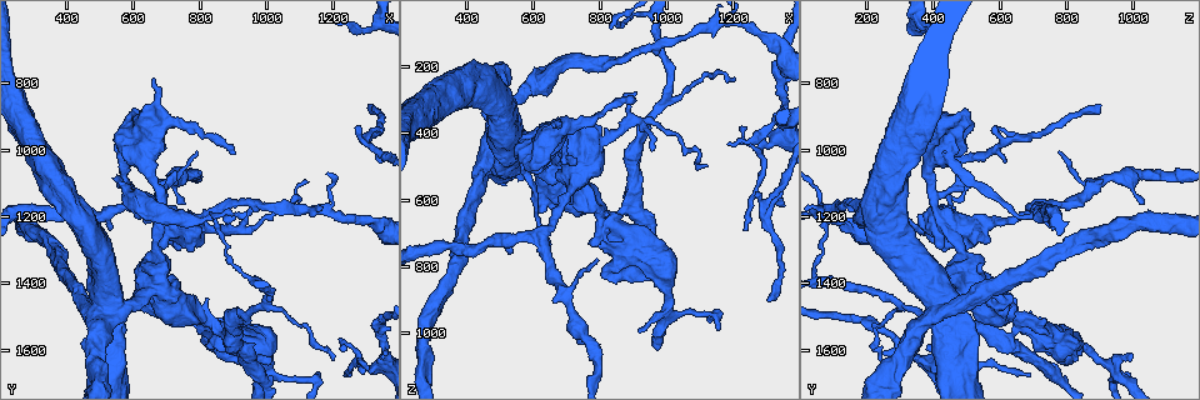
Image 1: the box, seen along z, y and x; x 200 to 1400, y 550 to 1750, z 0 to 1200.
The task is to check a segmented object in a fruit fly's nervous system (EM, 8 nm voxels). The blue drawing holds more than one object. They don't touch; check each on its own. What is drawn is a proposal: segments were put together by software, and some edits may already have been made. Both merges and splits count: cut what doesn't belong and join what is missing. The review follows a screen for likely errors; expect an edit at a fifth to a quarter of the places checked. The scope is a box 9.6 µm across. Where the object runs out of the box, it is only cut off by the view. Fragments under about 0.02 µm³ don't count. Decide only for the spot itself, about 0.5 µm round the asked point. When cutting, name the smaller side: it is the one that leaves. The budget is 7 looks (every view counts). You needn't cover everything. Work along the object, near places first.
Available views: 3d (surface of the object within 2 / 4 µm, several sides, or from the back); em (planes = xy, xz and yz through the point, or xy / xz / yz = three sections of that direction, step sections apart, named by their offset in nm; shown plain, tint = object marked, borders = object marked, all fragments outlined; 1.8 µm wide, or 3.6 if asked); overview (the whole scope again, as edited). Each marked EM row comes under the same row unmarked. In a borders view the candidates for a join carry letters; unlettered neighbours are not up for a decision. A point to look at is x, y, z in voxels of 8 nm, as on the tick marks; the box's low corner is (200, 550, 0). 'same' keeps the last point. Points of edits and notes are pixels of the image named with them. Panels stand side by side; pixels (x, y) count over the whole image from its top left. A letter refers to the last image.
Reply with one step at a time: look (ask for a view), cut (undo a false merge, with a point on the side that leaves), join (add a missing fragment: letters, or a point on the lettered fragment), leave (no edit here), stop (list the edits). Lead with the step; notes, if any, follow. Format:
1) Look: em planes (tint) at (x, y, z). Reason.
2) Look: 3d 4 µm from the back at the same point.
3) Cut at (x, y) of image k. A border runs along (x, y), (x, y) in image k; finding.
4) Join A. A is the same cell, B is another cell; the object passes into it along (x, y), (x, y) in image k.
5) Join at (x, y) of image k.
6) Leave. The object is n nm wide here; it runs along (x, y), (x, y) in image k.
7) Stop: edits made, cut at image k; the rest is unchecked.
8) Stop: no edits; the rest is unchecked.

Look: em planes (borders) at (1320, 860, 900). Thin end.

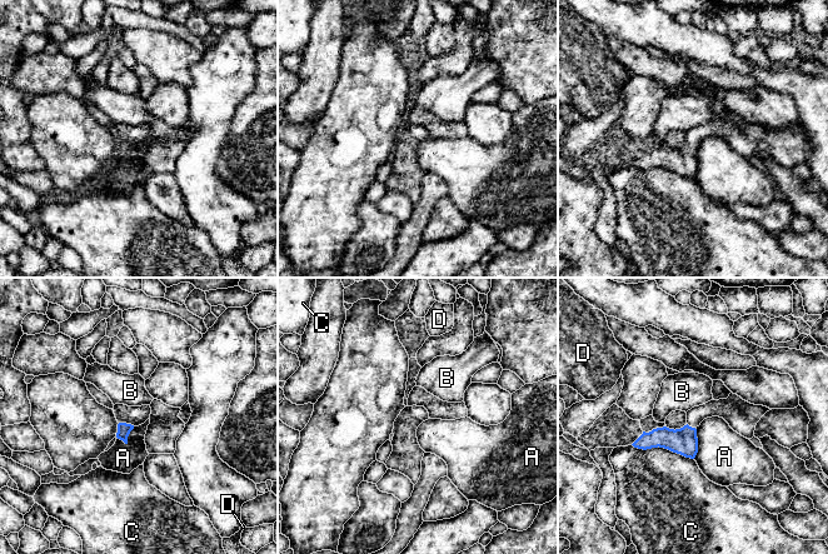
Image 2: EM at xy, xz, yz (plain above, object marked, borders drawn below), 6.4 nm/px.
Leave. A, B, C and D are other cells; a border runs along (696, 428), (697, 454), (693, 458) in image 2; no lettered fragment goes on from it.

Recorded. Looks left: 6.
Look: em xz step 16 (tint) at (840, 1520, 660). Four arms meet.

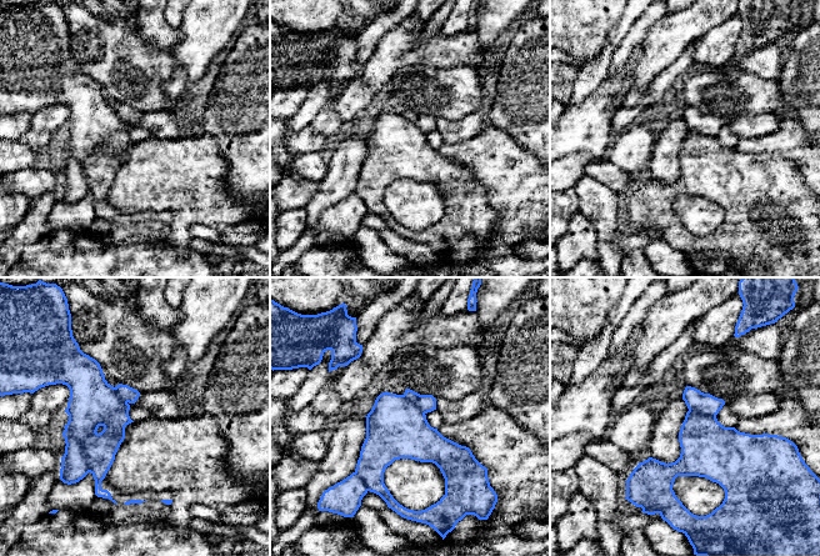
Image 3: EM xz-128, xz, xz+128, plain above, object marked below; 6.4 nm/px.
Look: em planes (borders) at the same point.

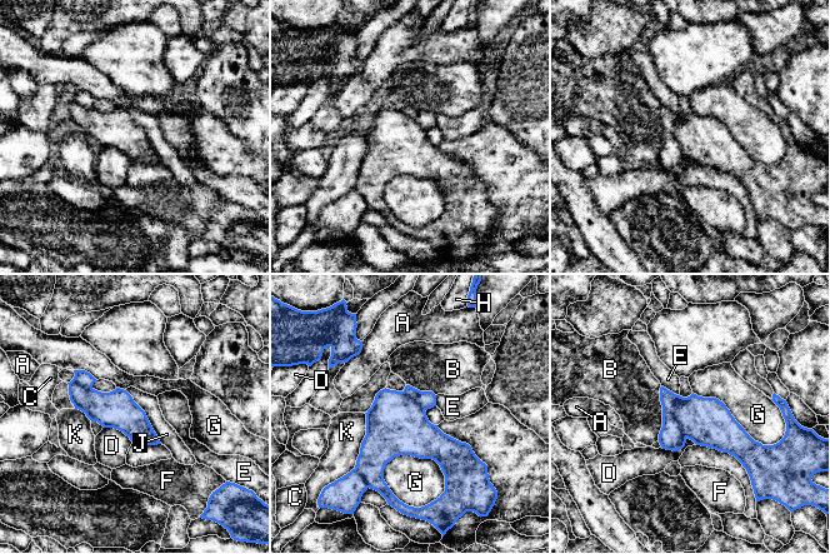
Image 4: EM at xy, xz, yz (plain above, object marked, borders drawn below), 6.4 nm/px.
Cut at (670, 438) of image 4. The object is 240 nm wide here; A, B, C, D, E, F, G, H, J and K are other cells; a border runs along (676, 395), (675, 422), (685, 438) in image 4; two cells meet here.

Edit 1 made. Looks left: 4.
Look: em planes (borders) at (900, 1190, 270). Tapers out.

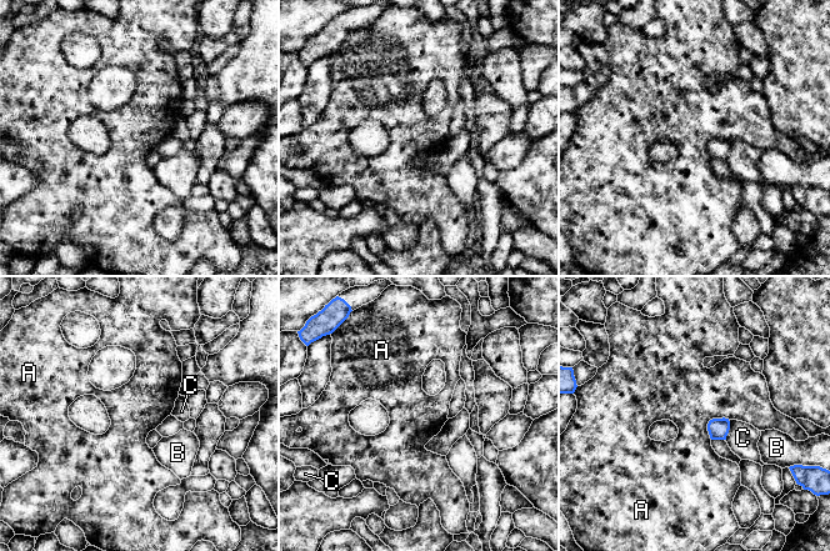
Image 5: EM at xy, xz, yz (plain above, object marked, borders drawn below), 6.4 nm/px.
Leave. The longest contact is with A, 180 nm; A, B and C are other cells; a border runs along (729, 419), (711, 419), (709, 437) in image 5; no lettered fragment goes on from it.

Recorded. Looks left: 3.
Stop: edits made, cut at image 4; the rest is unchecked.

